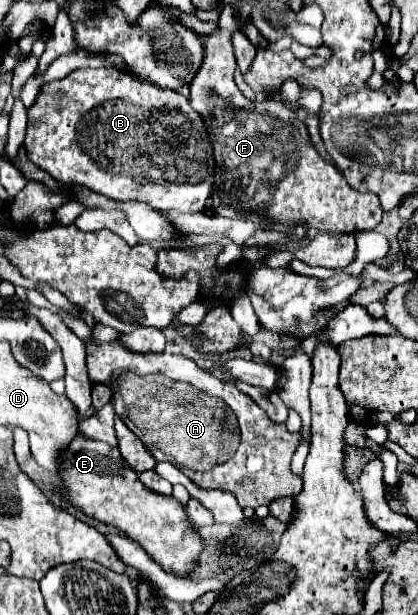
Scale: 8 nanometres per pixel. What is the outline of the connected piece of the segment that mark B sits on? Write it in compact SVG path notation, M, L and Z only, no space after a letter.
M76 69L70 75L66 75L60 81L52 81L46 83L34 105L28 109L28 129L26 129L26 139L24 139L24 147L26 147L26 155L28 159L44 169L46 173L50 173L56 181L60 183L80 183L82 187L88 187L108 199L116 199L116 201L144 201L154 209L176 209L182 213L196 213L196 211L204 211L206 205L210 205L210 193L212 193L212 167L208 165L208 161L212 161L212 149L206 143L206 133L204 133L204 125L200 121L200 117L196 113L192 113L190 105L188 105L188 97L172 91L172 89L158 89L154 85L144 85L138 83L134 77L130 77L128 73L120 71L120 69Z

